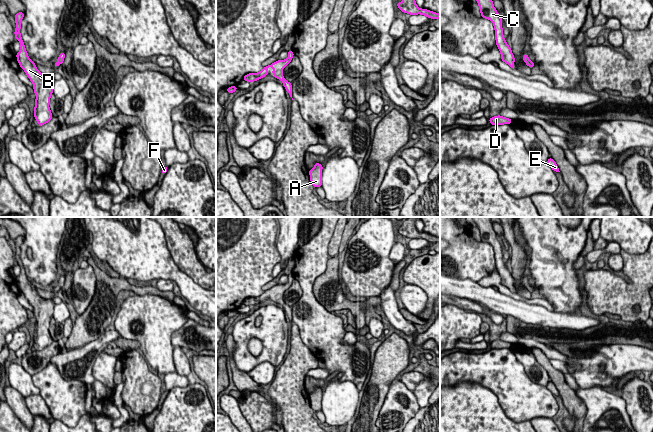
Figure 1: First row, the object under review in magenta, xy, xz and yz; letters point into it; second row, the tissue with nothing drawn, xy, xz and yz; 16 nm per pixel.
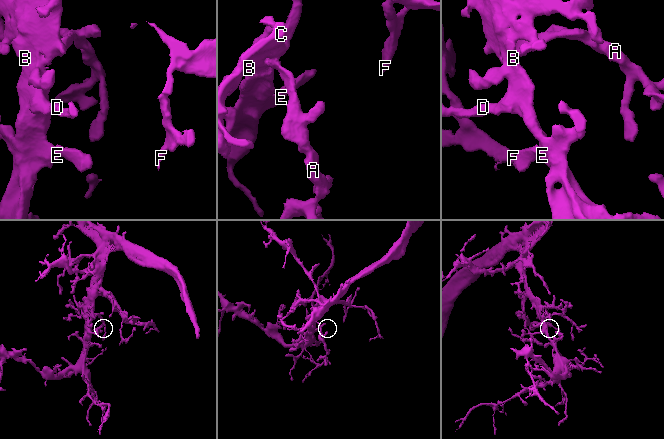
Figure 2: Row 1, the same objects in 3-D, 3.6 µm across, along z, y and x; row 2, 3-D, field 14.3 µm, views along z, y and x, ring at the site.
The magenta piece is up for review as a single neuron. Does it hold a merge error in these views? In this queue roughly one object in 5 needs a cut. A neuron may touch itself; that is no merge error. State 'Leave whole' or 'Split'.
Leave whole

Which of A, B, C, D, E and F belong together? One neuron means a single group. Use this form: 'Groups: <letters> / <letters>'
Groups: A B C D E F

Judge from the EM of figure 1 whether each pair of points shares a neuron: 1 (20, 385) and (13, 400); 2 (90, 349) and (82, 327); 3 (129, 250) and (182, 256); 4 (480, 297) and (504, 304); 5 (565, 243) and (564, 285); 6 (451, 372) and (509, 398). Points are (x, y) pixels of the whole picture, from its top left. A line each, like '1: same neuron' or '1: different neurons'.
1: different neurons
2: different neurons
3: different neurons
4: same neuron
5: same neuron
6: same neuron

